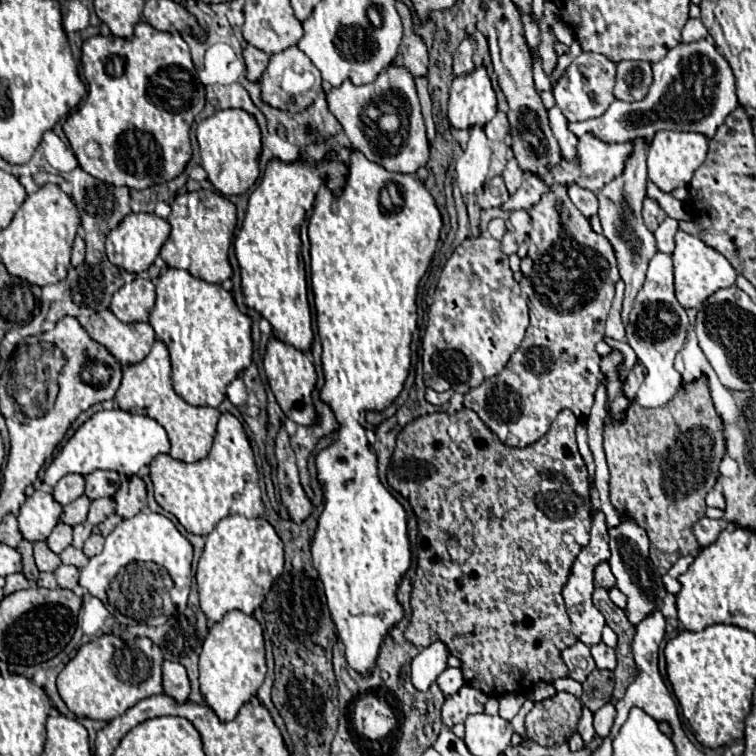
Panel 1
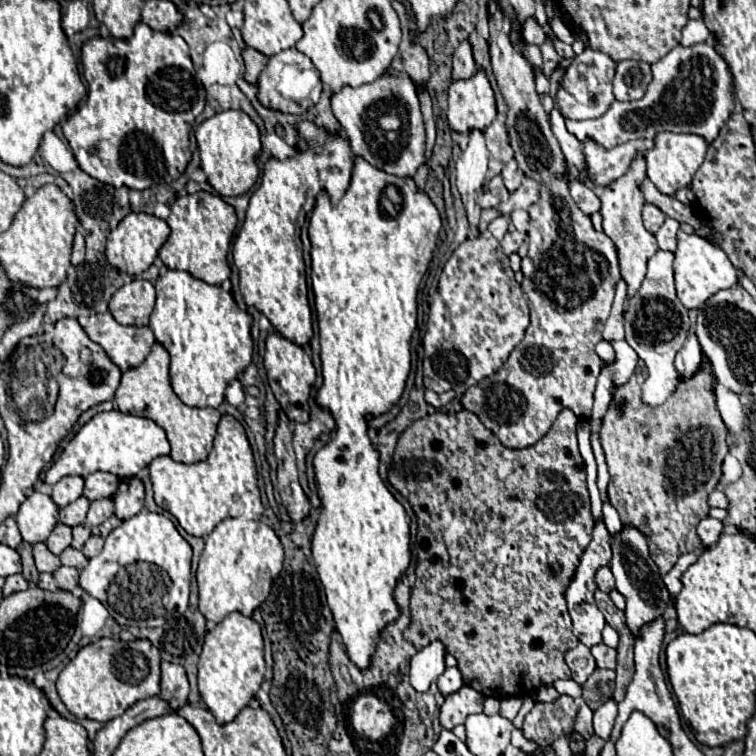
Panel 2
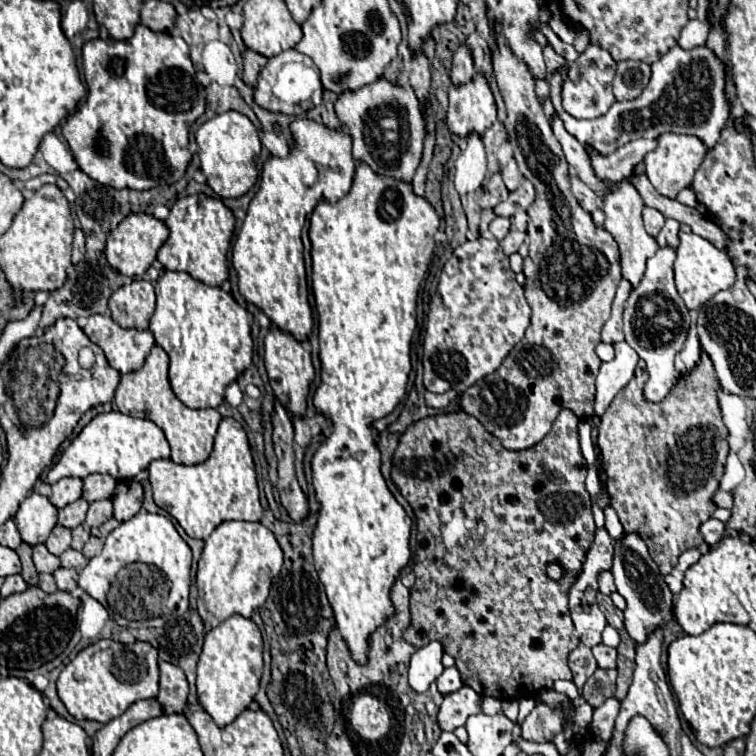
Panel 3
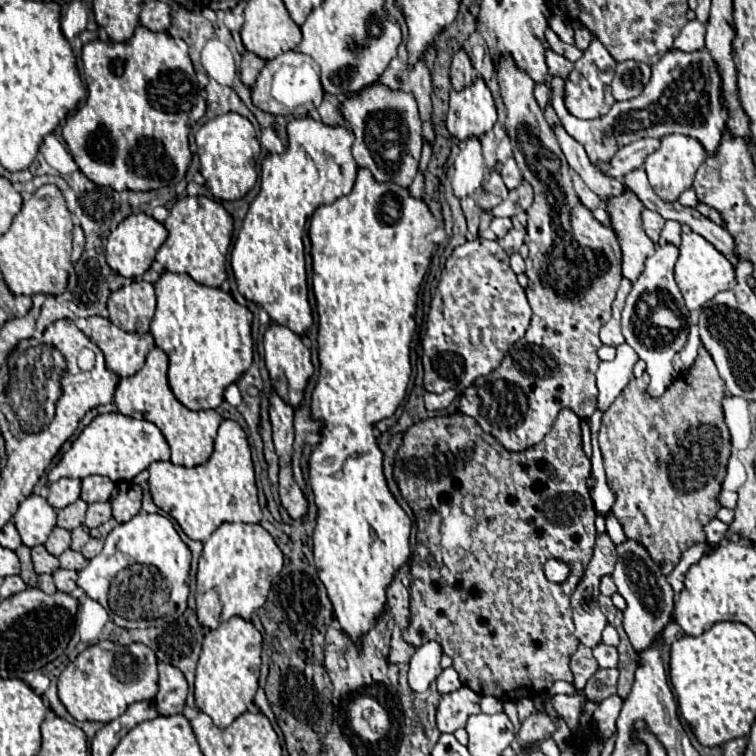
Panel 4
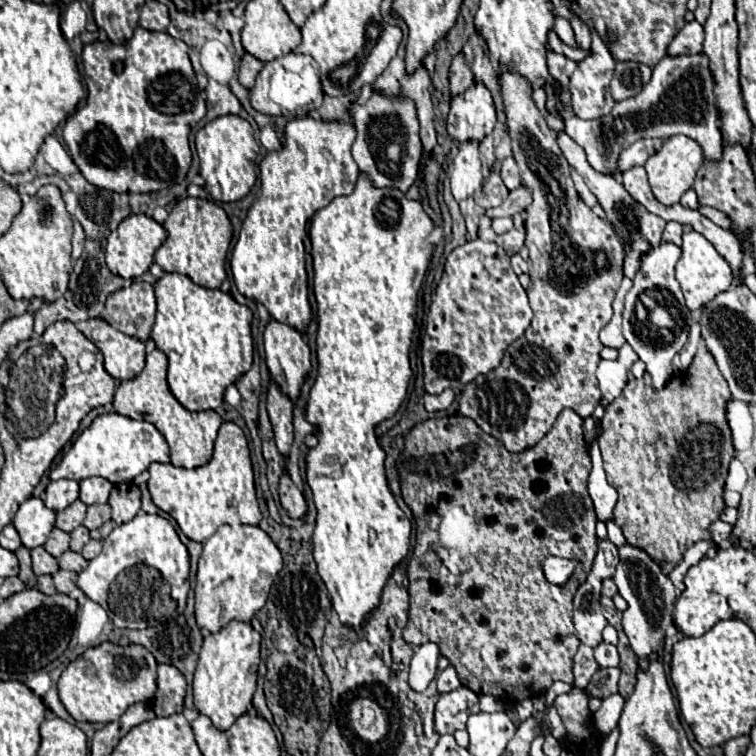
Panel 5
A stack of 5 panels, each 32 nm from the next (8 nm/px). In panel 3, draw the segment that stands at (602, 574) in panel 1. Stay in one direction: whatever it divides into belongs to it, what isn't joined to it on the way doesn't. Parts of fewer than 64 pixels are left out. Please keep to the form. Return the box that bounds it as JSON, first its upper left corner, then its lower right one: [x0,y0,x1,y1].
[598,572,616,596]

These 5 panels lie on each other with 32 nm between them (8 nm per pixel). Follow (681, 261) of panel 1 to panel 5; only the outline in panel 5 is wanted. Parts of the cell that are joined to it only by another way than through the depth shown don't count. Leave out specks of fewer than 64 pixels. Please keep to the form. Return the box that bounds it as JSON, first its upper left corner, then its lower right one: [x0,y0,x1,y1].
[676,230,732,310]

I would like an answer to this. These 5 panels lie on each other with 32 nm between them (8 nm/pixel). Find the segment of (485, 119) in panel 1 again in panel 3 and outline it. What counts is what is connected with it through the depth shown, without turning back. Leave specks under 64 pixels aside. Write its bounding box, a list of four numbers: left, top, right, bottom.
[446,74,496,138]

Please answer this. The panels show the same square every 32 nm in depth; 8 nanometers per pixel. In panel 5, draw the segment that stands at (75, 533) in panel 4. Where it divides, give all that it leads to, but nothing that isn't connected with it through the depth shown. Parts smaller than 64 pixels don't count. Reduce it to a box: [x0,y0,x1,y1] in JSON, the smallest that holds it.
[70,526,90,552]

